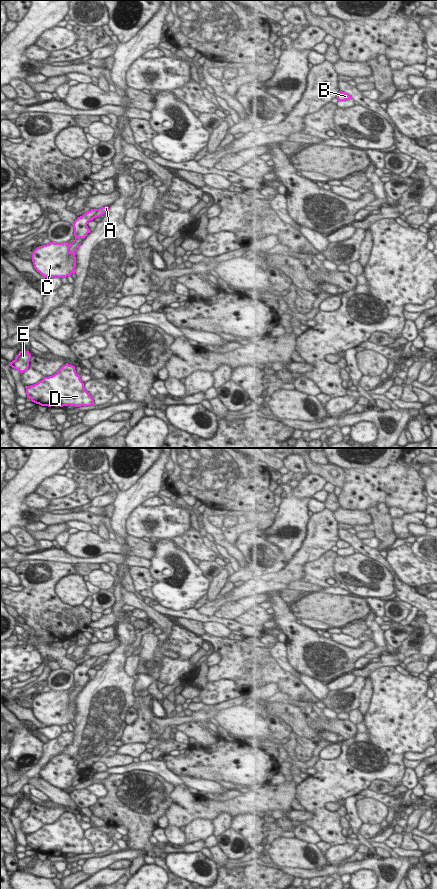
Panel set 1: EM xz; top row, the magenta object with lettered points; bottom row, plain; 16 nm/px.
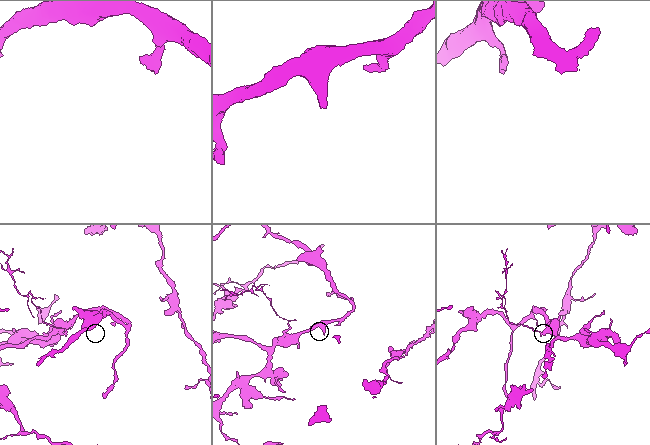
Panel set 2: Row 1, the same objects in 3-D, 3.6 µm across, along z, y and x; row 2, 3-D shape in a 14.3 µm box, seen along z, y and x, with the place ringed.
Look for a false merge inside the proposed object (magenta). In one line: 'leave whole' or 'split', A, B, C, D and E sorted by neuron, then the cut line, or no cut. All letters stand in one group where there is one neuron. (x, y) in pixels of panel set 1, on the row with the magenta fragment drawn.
split; A / B C D E; cut in xz along (98, 209), (91, 219)

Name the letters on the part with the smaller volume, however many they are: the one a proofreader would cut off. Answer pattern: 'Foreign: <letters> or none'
Foreign: A

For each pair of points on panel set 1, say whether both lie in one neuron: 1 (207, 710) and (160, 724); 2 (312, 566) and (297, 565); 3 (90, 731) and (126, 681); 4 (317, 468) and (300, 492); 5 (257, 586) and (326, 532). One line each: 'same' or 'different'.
1: same
2: different
3: same
4: different
5: same

